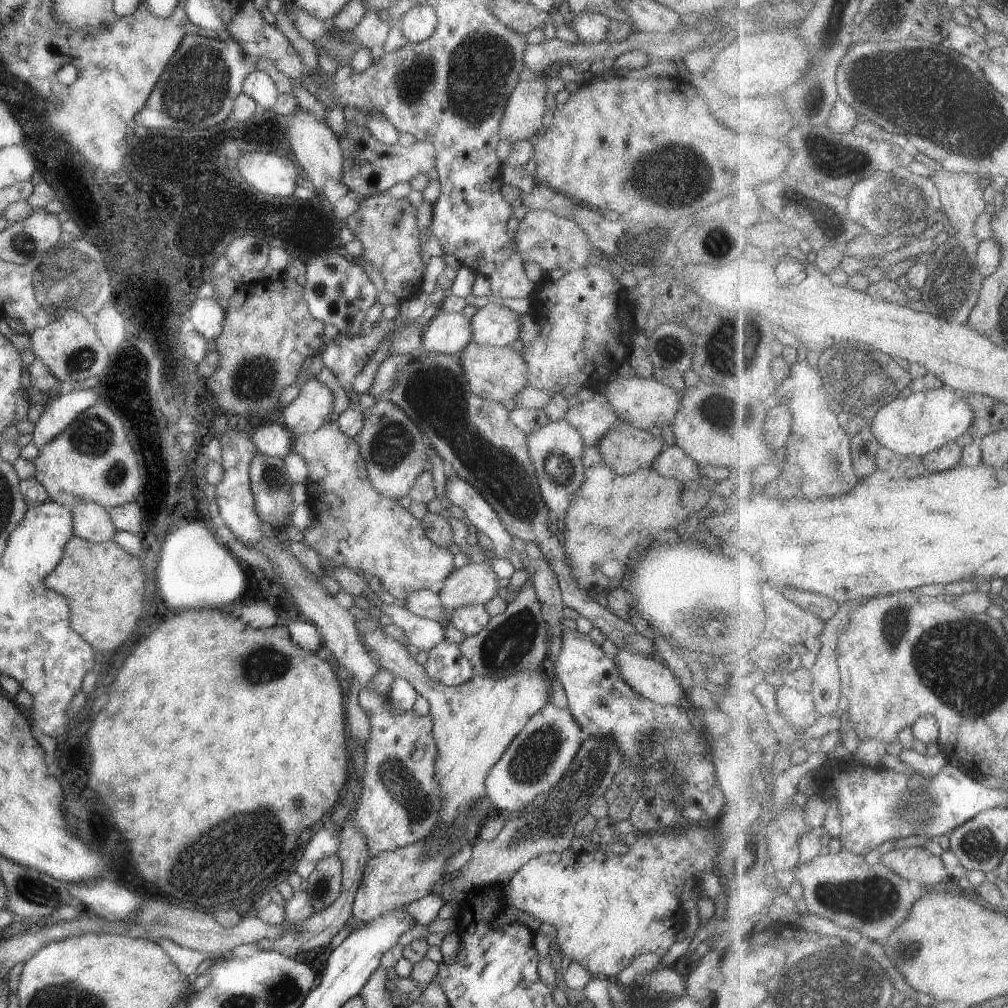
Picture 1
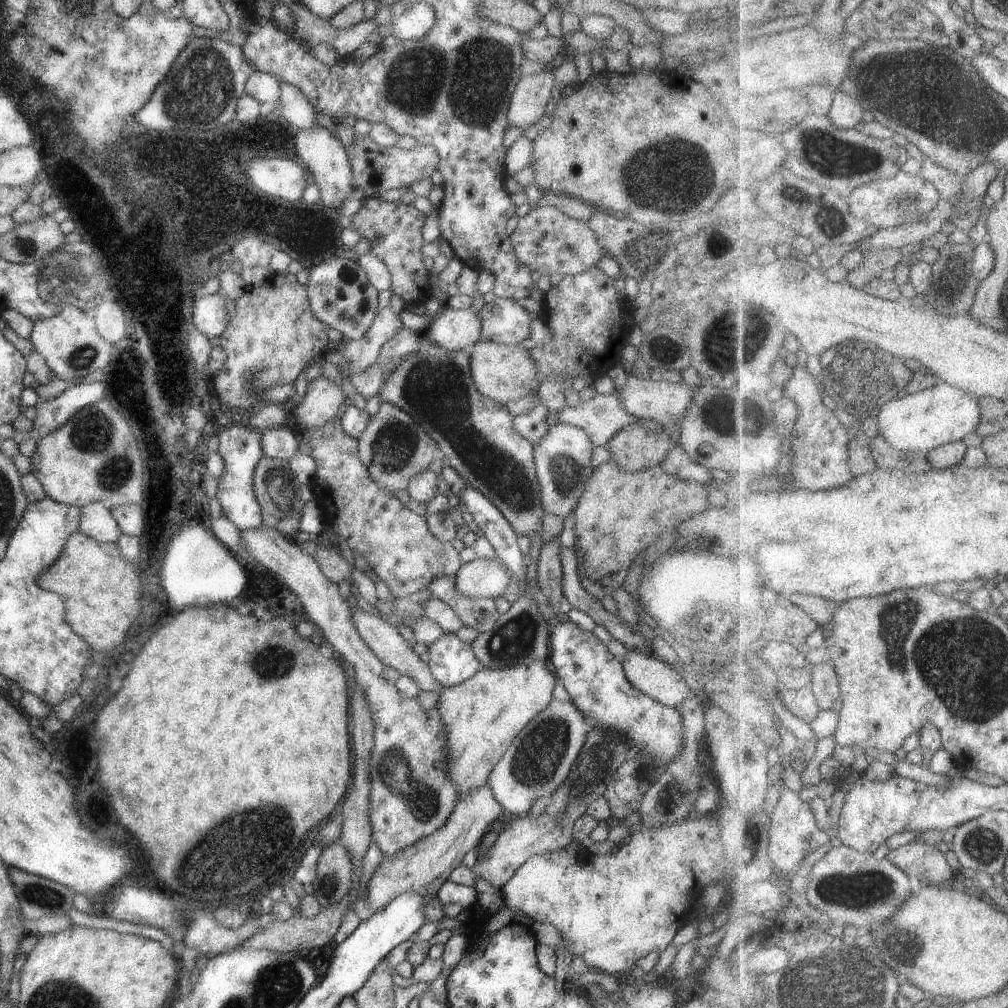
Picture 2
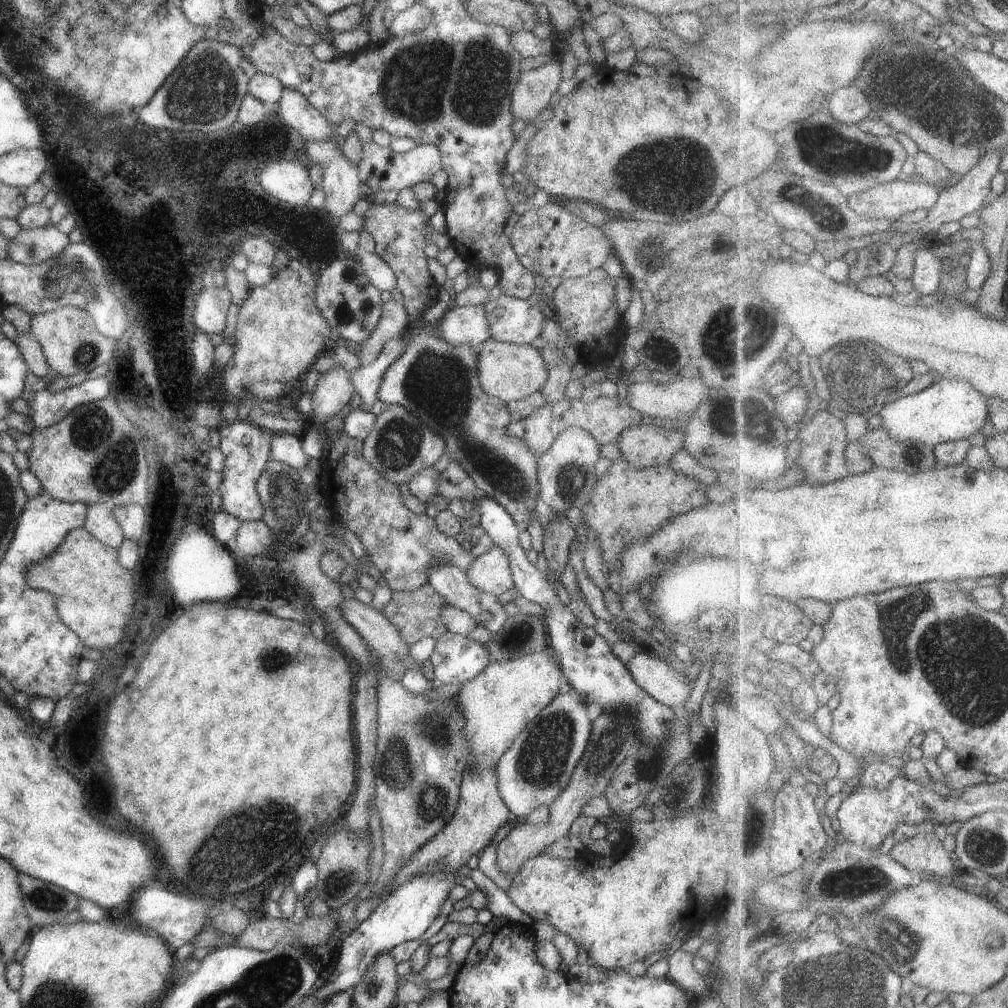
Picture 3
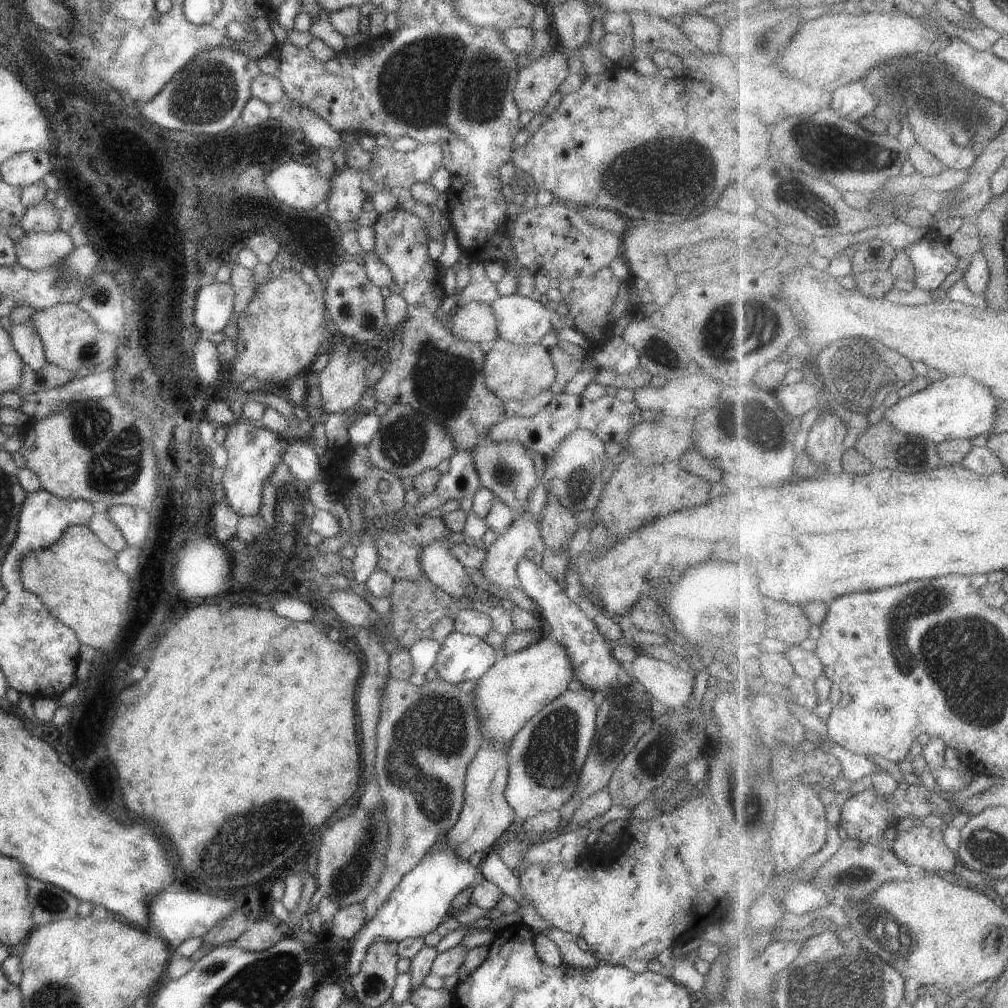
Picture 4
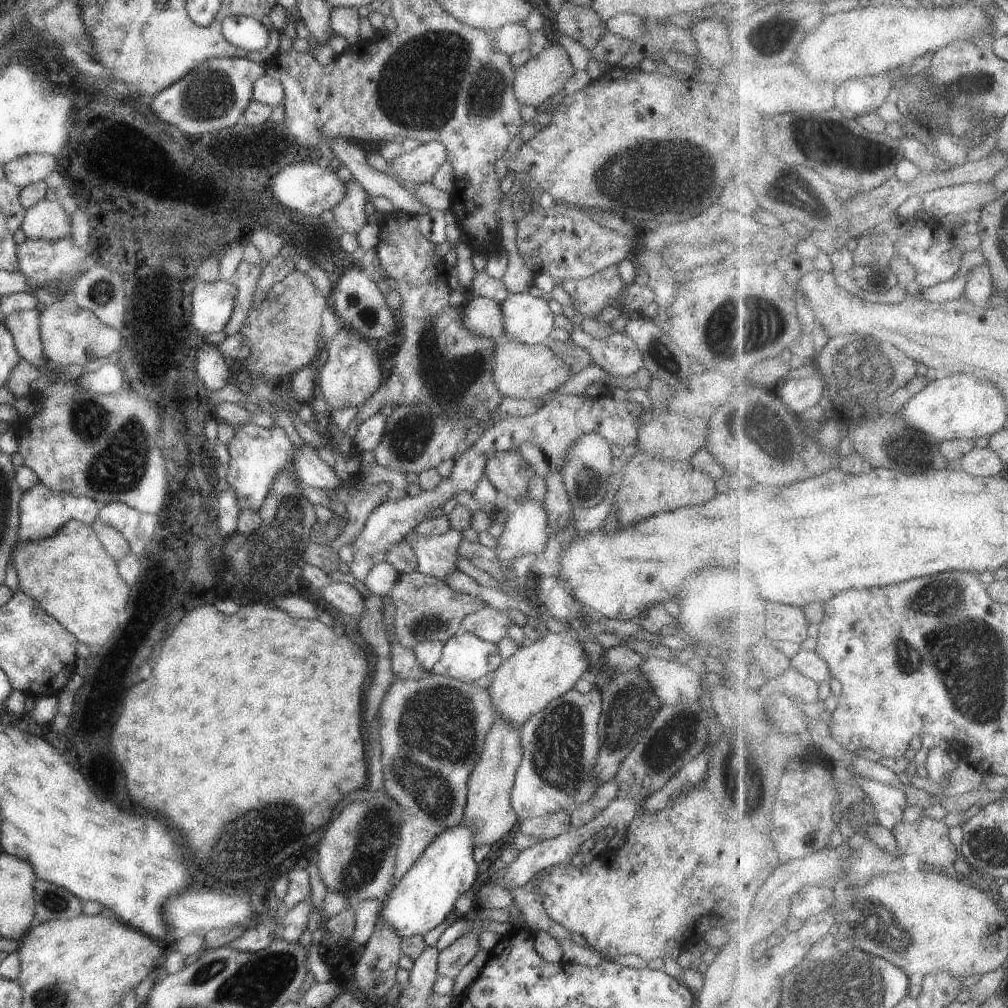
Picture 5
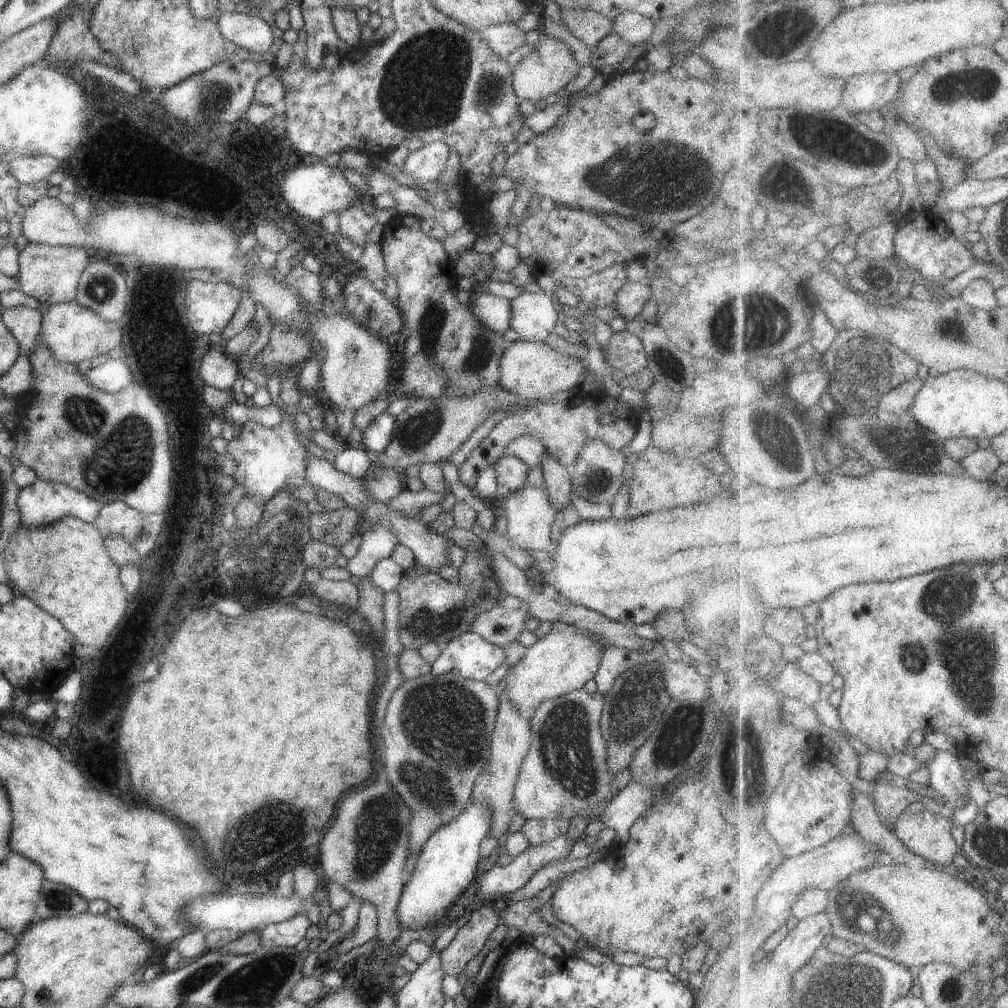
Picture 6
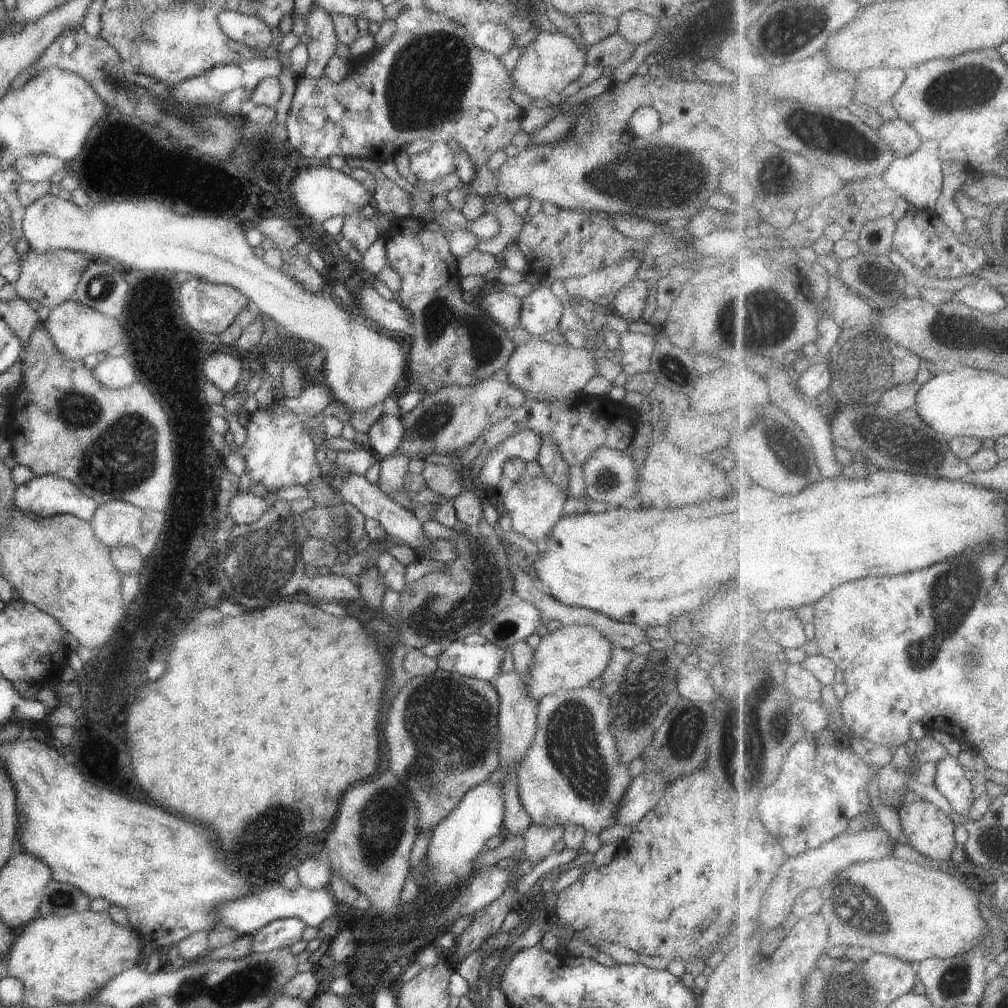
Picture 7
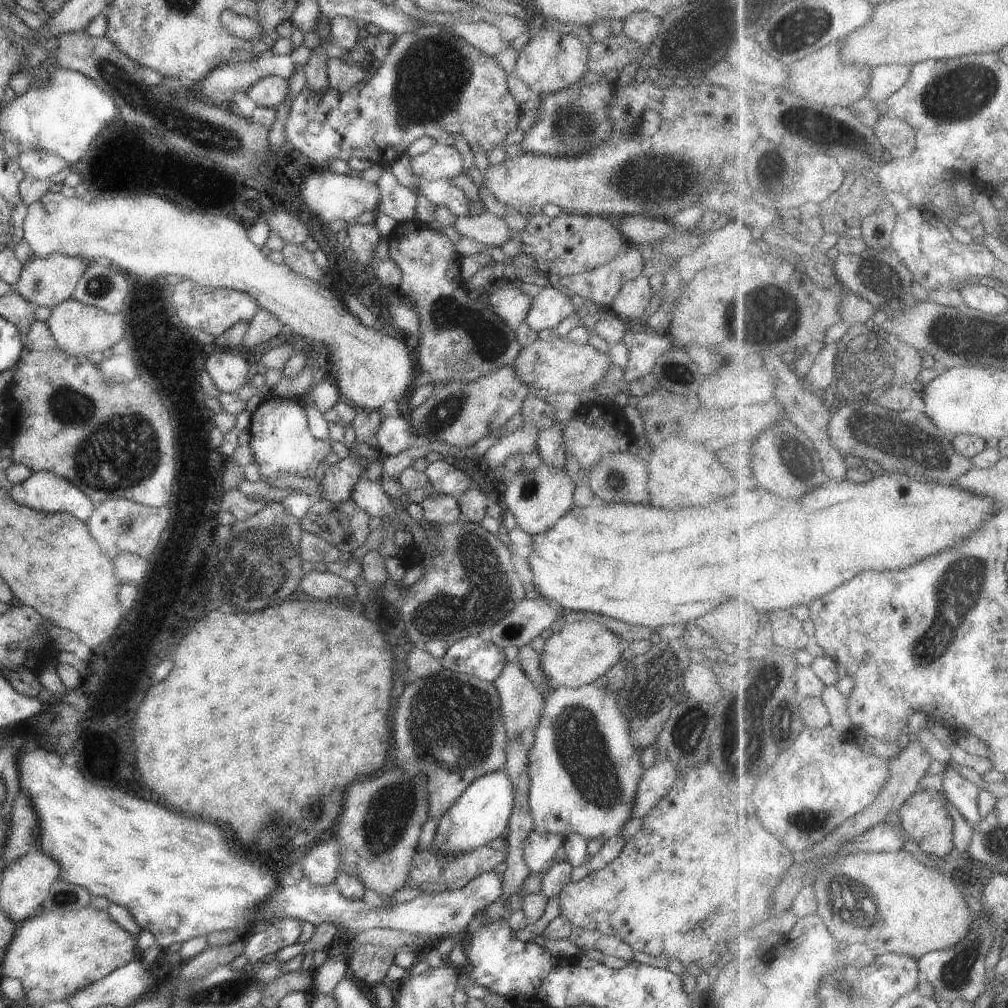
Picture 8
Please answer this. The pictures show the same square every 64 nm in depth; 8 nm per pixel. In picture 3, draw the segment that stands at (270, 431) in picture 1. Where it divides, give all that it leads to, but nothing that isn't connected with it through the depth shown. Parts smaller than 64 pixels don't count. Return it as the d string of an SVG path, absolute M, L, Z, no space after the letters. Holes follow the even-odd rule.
M270 433L271 458L289 464L293 469L305 467L310 458L302 450L302 435Z

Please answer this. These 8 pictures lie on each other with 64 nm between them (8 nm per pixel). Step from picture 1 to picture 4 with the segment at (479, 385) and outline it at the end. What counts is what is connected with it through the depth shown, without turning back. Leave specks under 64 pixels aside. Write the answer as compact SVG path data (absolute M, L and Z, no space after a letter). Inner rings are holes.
M500 338L494 340L485 351L483 371L488 390L503 401L532 400L537 394L547 390L556 376L548 347L543 347L540 343L520 346Z

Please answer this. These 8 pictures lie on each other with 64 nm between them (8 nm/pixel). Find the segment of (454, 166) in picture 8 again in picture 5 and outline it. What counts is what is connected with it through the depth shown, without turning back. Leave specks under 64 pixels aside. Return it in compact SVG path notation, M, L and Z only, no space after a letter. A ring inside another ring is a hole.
M440 142L421 143L416 150L399 153L393 159L388 157L390 172L384 174L392 174L405 187L430 183L448 157L446 147Z

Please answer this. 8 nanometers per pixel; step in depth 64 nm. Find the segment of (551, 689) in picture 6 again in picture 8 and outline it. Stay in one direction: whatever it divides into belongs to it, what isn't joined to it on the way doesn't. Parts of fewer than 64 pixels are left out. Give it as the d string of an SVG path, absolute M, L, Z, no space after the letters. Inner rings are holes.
M572 621L562 623L562 627L545 640L543 651L539 653L541 669L550 688L561 686L575 689L594 684L614 664L620 662L623 653L621 639L601 624L592 621Z

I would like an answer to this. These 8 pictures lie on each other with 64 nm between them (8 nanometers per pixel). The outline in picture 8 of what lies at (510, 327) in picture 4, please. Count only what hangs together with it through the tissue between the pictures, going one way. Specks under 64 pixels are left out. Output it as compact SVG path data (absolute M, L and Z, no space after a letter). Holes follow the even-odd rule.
M550 284L541 287L532 298L524 323L536 332L546 329L557 331L559 324L574 310L571 298Z

